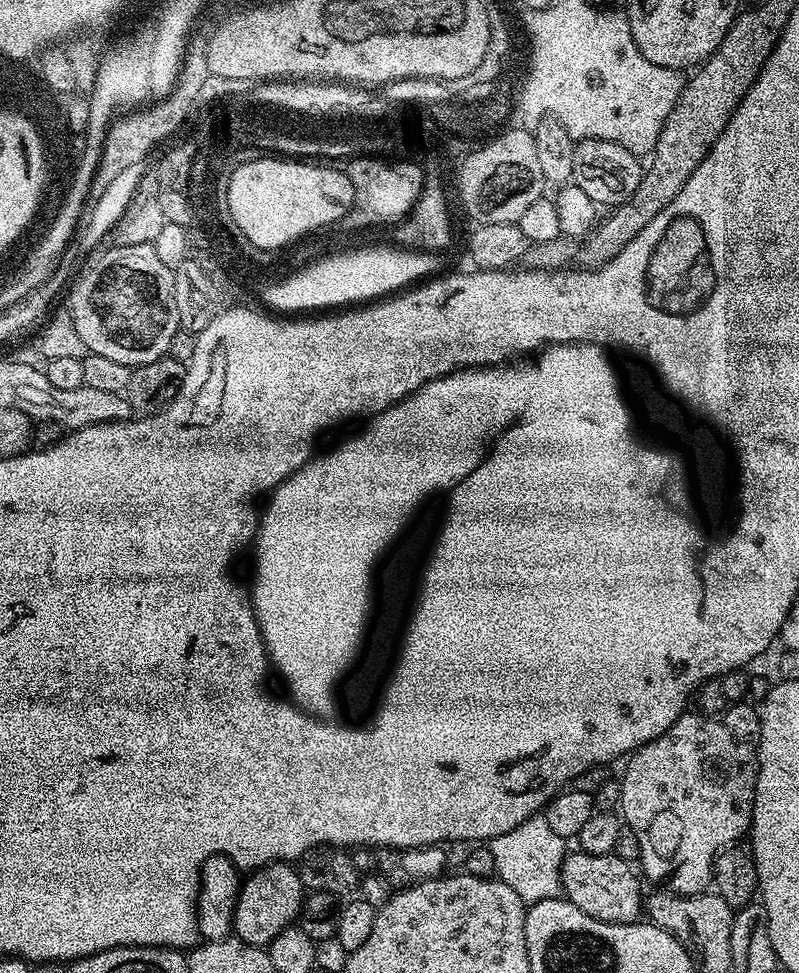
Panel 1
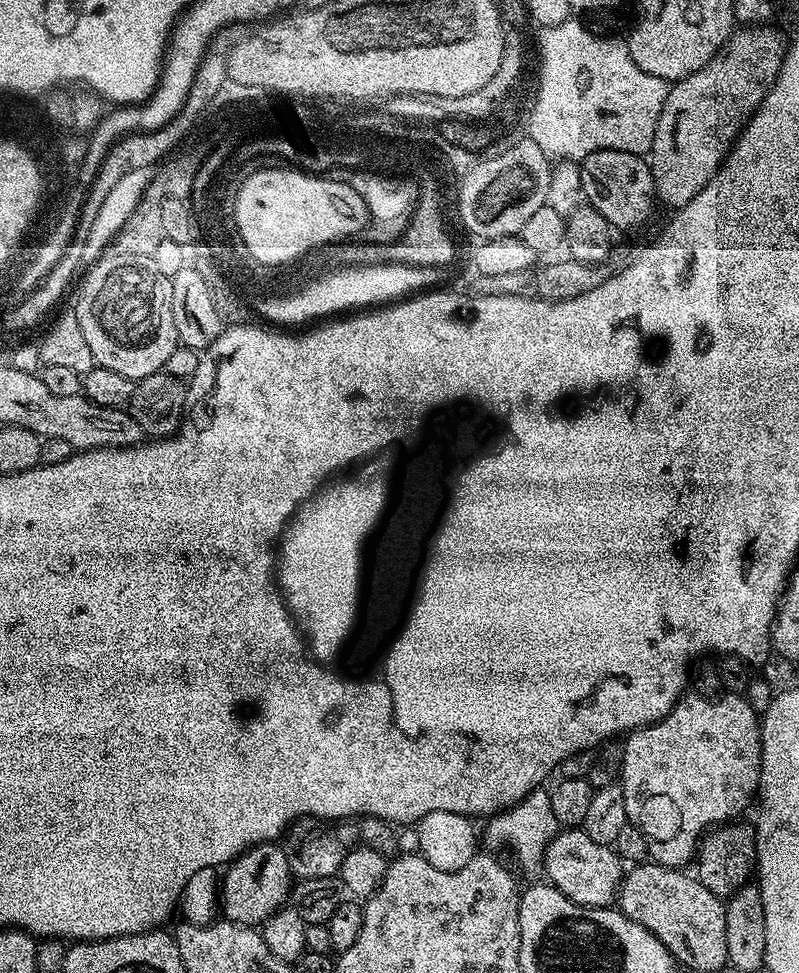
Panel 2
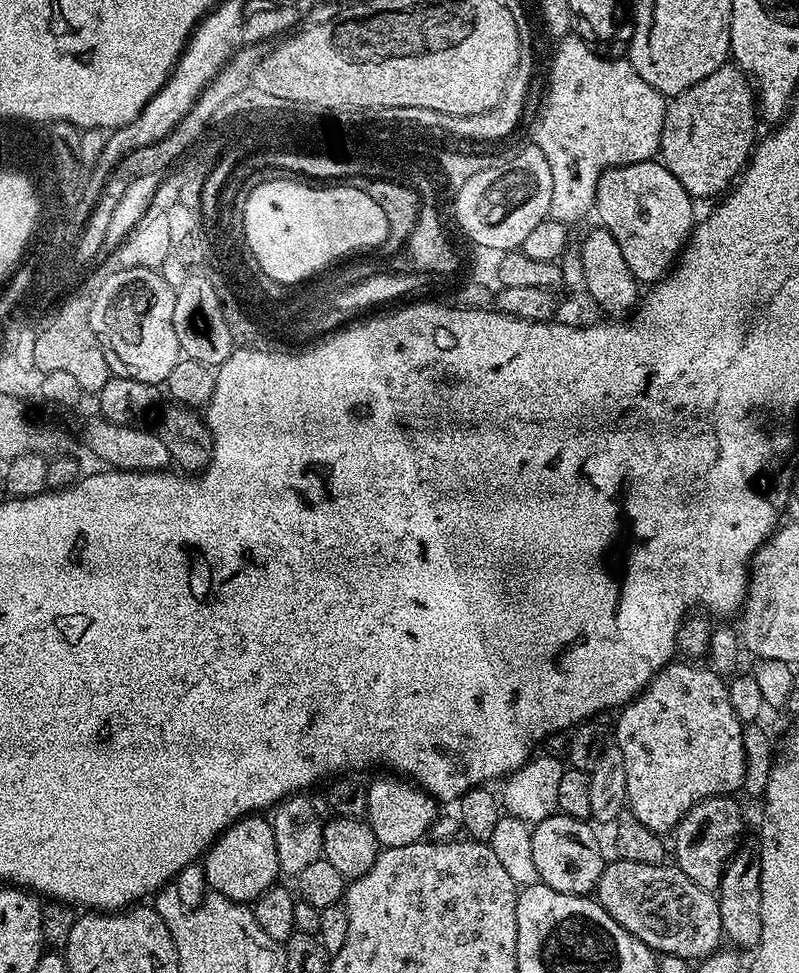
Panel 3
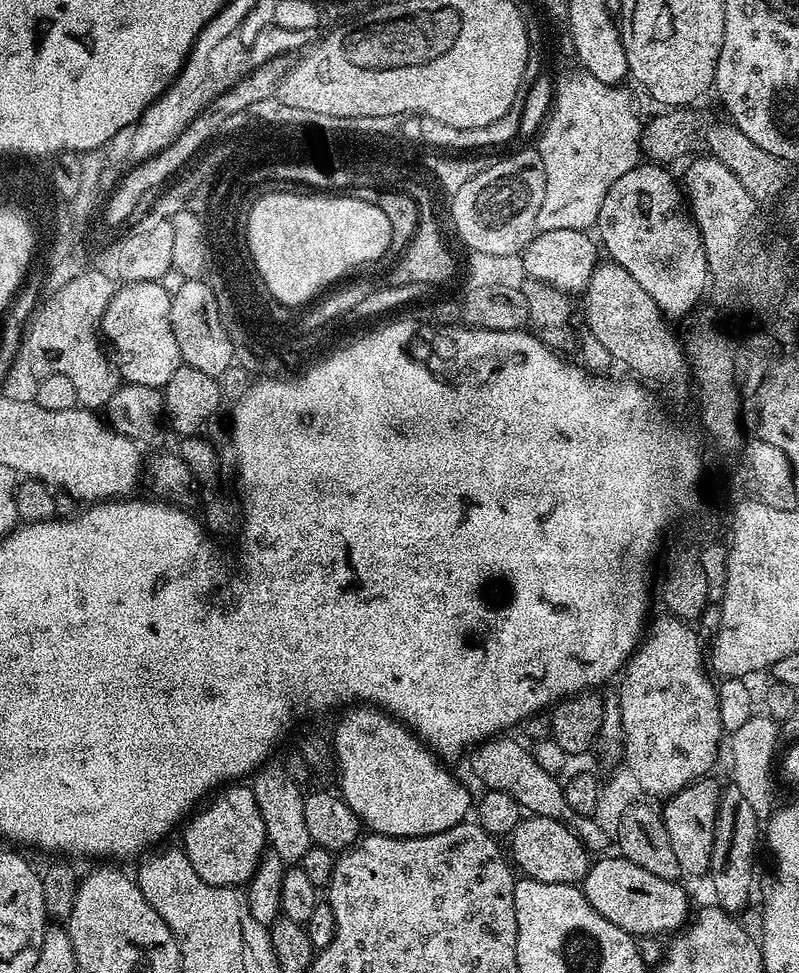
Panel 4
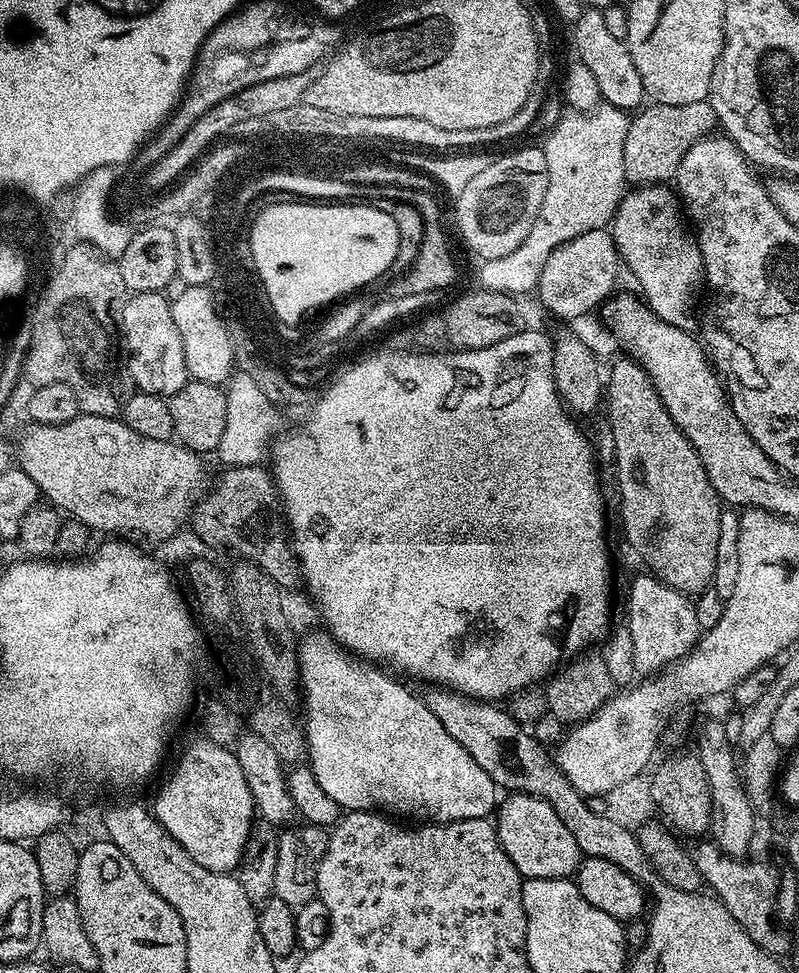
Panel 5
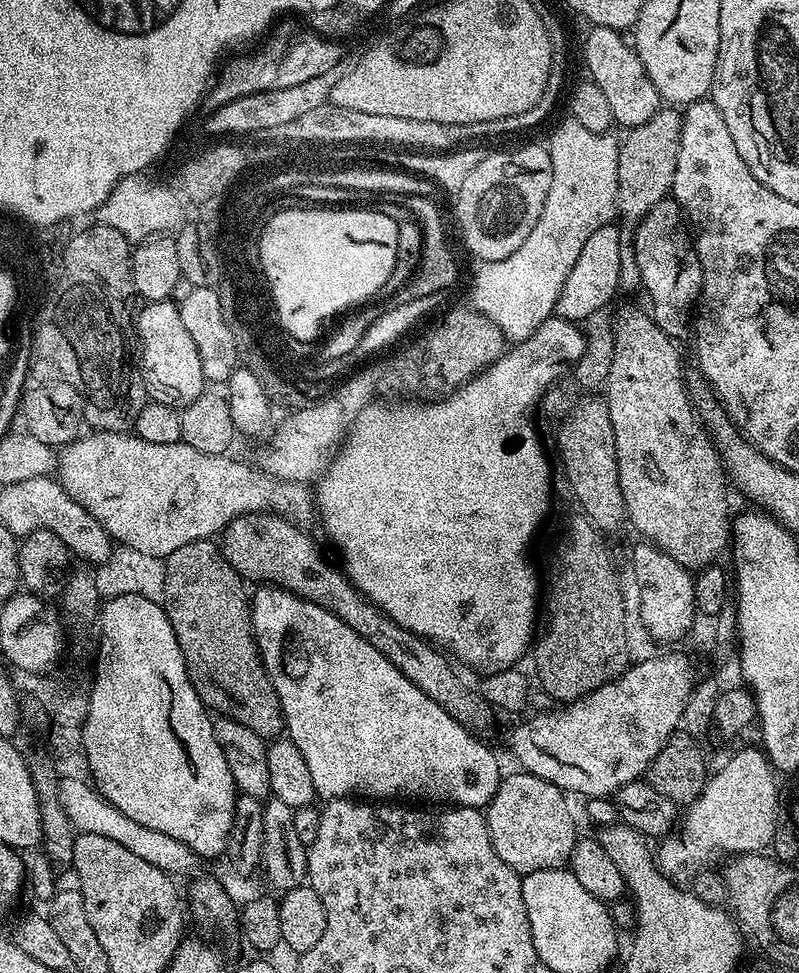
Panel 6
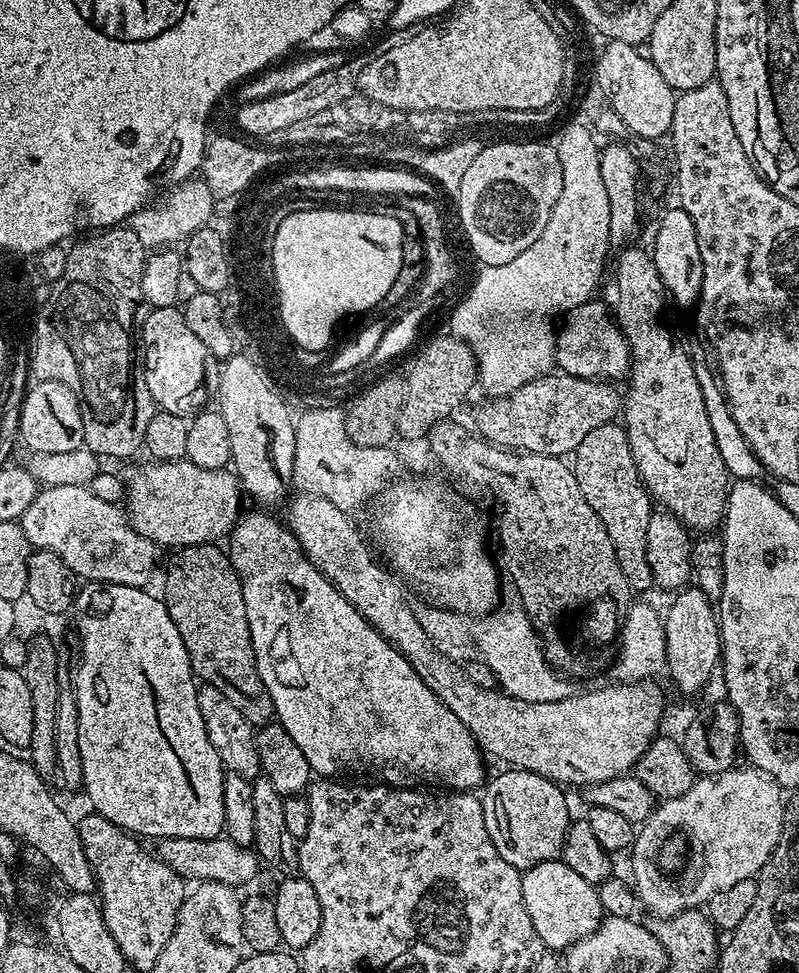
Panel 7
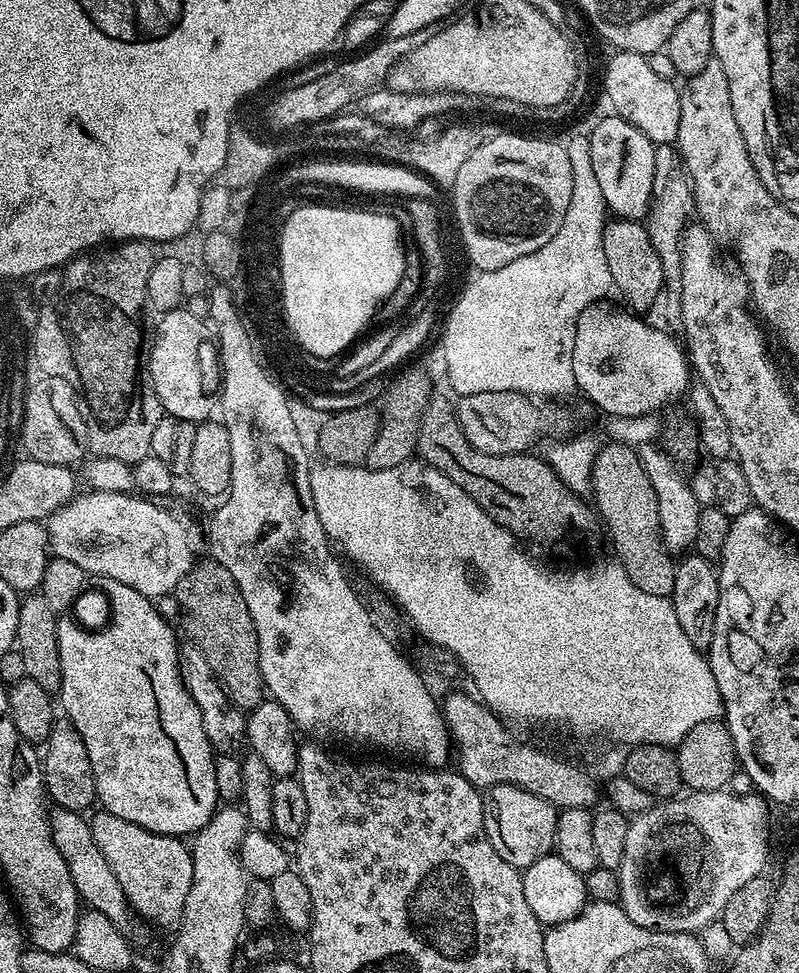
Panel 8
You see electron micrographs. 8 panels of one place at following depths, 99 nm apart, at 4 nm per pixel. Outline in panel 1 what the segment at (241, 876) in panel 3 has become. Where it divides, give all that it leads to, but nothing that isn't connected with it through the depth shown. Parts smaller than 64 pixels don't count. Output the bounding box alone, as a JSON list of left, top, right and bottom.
[232,862,306,946]

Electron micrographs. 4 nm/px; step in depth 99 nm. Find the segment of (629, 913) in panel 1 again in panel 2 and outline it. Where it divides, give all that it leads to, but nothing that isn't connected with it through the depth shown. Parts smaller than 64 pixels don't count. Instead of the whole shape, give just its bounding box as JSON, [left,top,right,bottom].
[542,826,622,908]

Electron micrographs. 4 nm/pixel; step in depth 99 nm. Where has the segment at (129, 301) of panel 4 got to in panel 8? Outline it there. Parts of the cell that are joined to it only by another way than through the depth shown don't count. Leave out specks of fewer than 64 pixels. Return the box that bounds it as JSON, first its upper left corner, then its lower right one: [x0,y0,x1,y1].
[146,306,214,422]

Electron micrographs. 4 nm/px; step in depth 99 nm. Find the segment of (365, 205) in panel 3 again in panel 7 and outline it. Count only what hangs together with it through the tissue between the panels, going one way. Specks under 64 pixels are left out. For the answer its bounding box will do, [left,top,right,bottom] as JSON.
[274,206,402,348]

